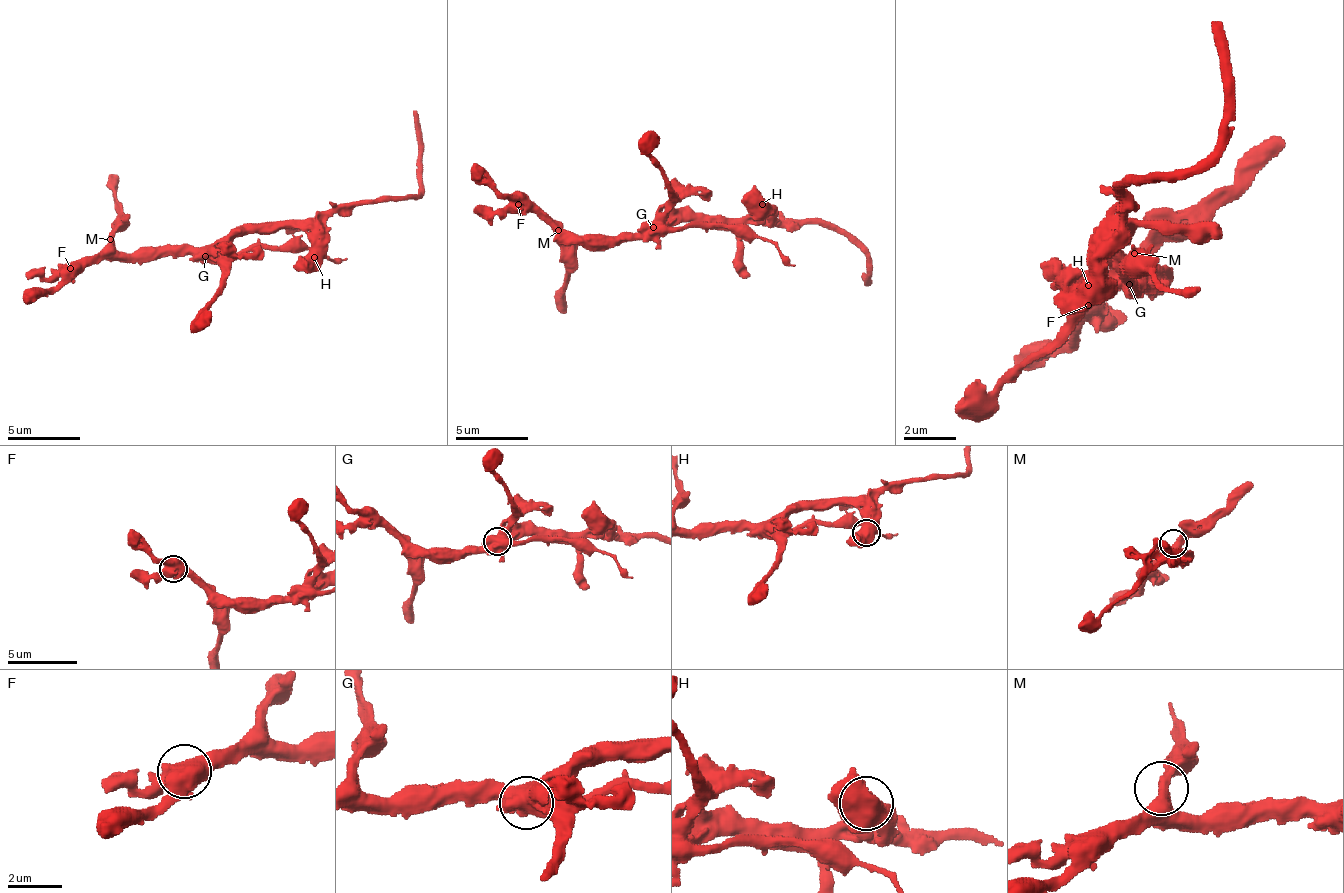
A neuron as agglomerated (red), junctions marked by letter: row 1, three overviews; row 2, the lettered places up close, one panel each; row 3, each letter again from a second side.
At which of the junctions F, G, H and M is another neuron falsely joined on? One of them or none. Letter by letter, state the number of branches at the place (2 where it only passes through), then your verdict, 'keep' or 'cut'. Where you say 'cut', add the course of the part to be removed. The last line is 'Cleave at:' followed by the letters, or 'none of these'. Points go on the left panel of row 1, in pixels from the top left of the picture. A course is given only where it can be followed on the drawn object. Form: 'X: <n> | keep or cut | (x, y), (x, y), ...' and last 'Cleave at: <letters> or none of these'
F: 3 | keep
G: 6 | cut | (204, 257), (303, 246), (317, 246), (332, 261), (346, 257)
H: 3 | keep
M: 2 | keep
Cleave at: G

